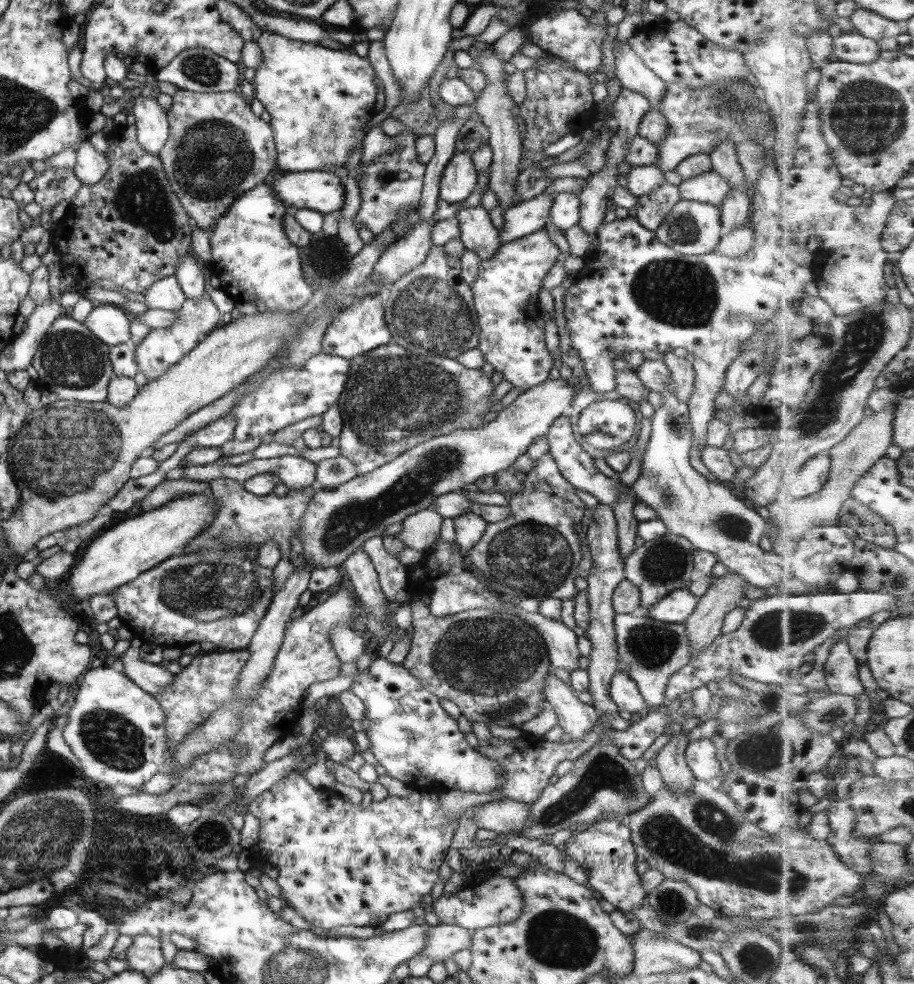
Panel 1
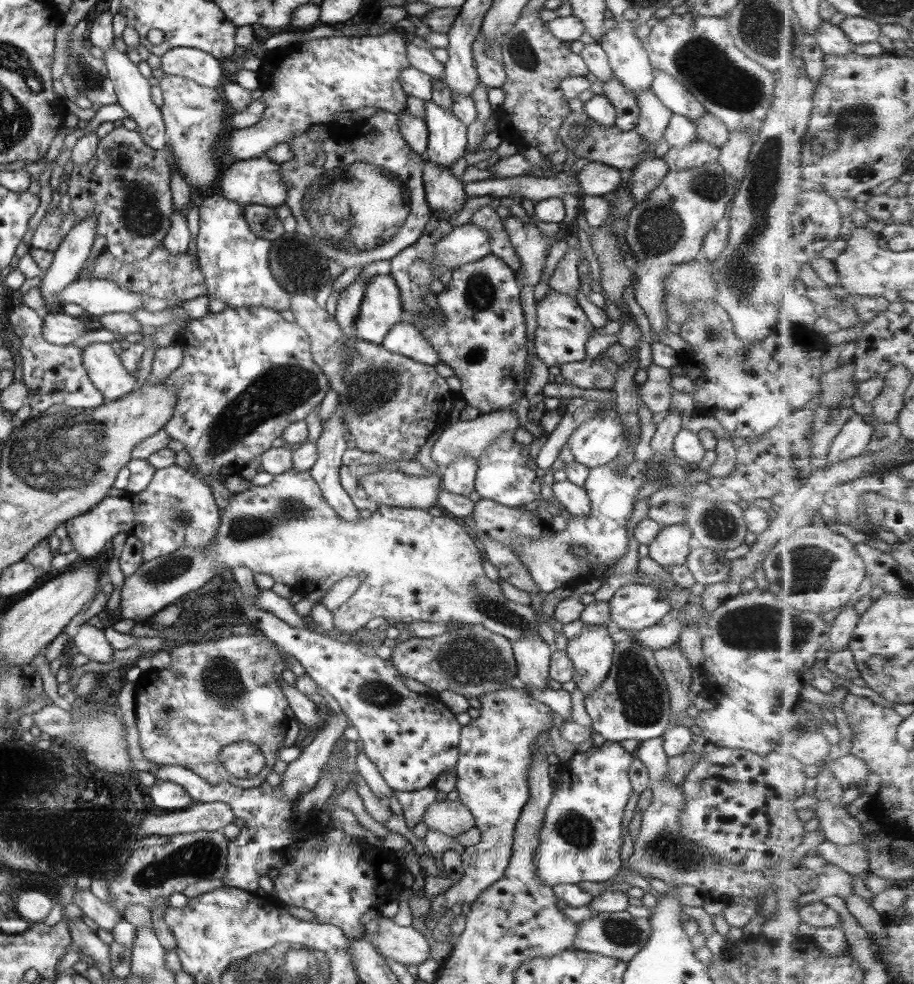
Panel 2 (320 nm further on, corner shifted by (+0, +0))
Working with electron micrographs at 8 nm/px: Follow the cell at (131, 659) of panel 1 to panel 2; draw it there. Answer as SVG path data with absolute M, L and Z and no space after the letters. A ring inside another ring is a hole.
M83 623L69 640L74 653L83 654L87 660L110 662L112 648L109 646L103 631L95 626Z

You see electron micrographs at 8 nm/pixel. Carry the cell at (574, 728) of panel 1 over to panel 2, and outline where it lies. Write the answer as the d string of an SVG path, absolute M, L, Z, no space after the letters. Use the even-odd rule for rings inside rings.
M523 635L510 641L516 664L516 683L542 689L547 687L548 664L553 648L537 635Z

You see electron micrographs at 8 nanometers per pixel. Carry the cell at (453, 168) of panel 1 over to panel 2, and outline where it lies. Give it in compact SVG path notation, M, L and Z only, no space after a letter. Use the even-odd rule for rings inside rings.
M424 101L424 123L427 129L427 146L423 156L429 162L444 167L463 156L466 147L466 126L451 114L449 109Z

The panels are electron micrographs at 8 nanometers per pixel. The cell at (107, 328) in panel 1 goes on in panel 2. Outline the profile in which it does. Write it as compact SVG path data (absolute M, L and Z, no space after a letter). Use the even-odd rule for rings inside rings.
M51 312L49 314L43 313L41 314L42 324L41 324L41 337L43 337L43 341L47 341L47 343L59 347L67 346L74 342L78 338L84 336L88 332L92 332L86 328L81 320L78 318L73 318L71 316L65 315L62 312Z

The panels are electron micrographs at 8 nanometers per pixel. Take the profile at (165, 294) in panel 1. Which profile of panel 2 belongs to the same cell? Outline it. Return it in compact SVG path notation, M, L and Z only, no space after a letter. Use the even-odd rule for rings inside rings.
M75 279L57 292L60 306L73 304L81 307L91 316L103 314L130 313L143 308L143 297L129 293L121 286L103 279Z

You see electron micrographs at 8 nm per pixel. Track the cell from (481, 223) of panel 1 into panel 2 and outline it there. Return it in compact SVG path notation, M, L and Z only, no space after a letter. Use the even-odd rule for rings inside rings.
M425 158L421 172L424 197L431 211L441 209L454 213L465 202L464 183L451 175L447 167L433 164Z

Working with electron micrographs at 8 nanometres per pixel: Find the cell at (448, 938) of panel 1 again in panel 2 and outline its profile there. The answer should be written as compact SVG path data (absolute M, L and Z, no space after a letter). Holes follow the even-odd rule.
M389 917L377 919L377 932L372 938L374 949L385 959L403 965L419 965L429 958L427 941L413 927L398 926Z

